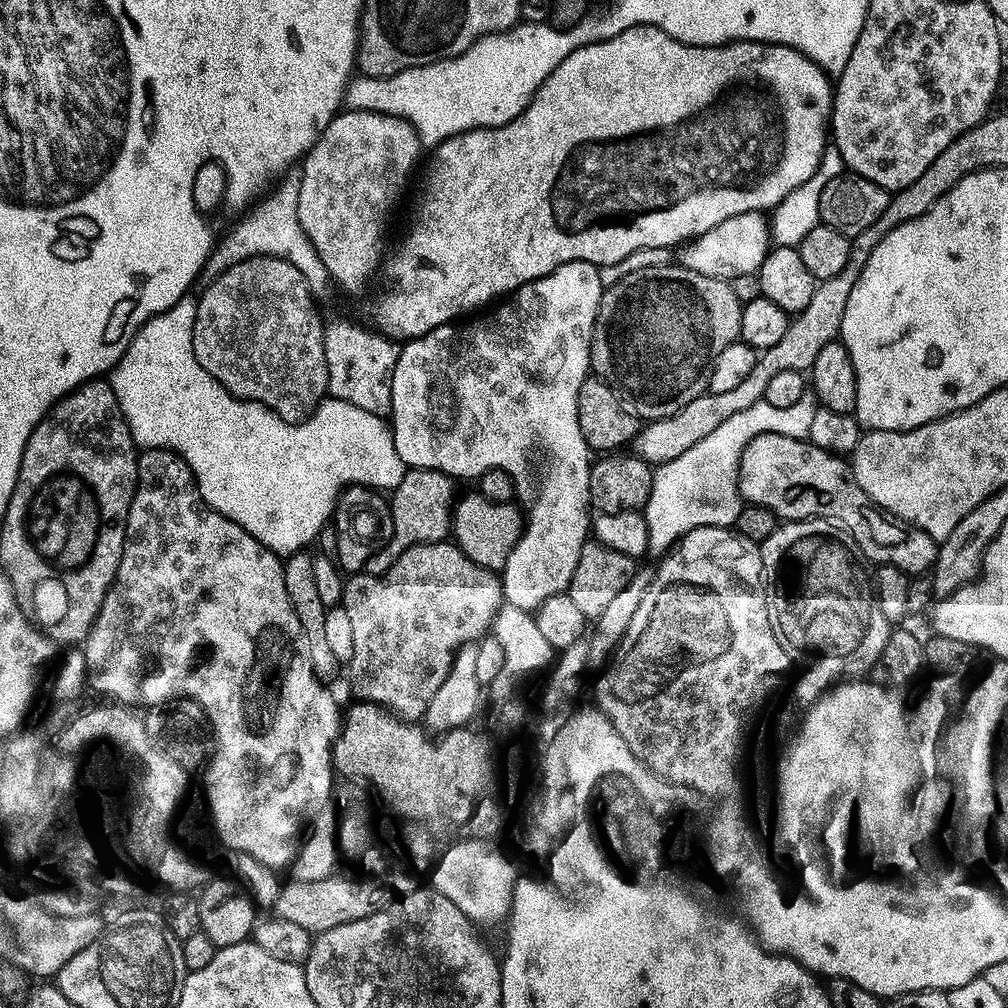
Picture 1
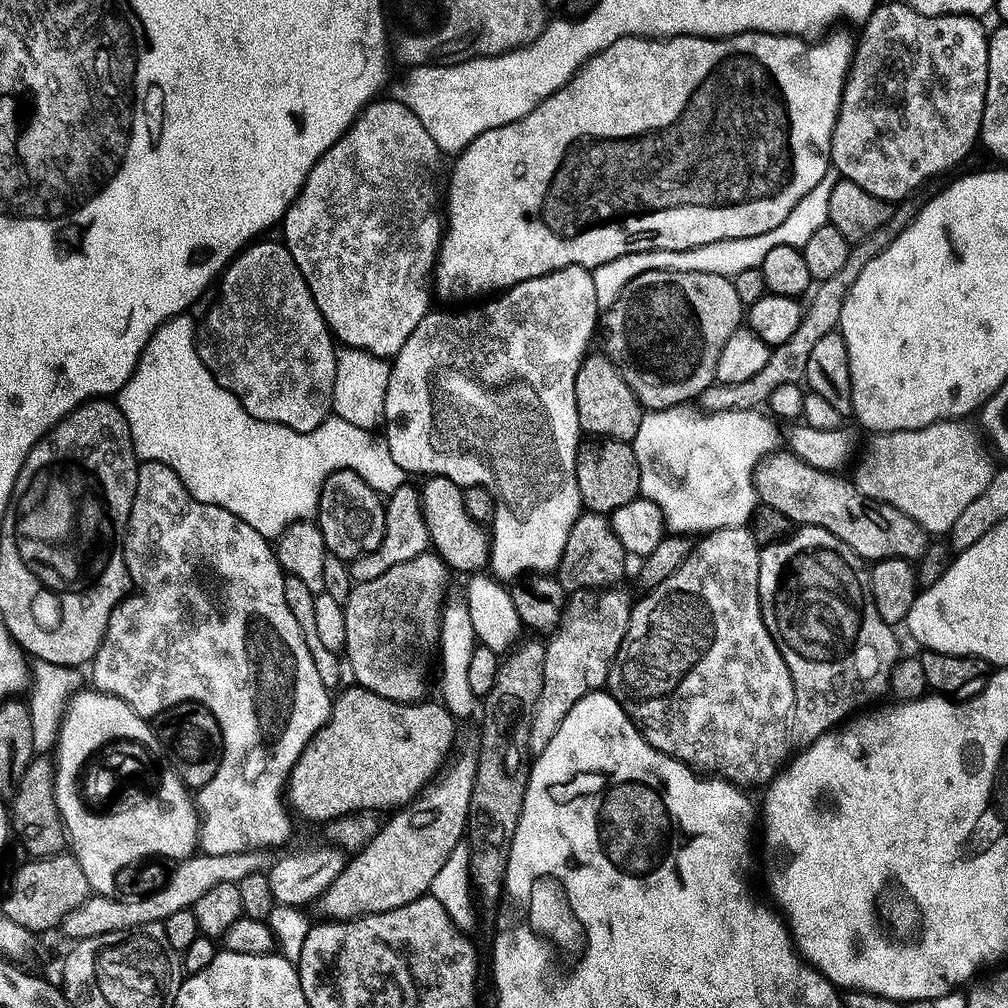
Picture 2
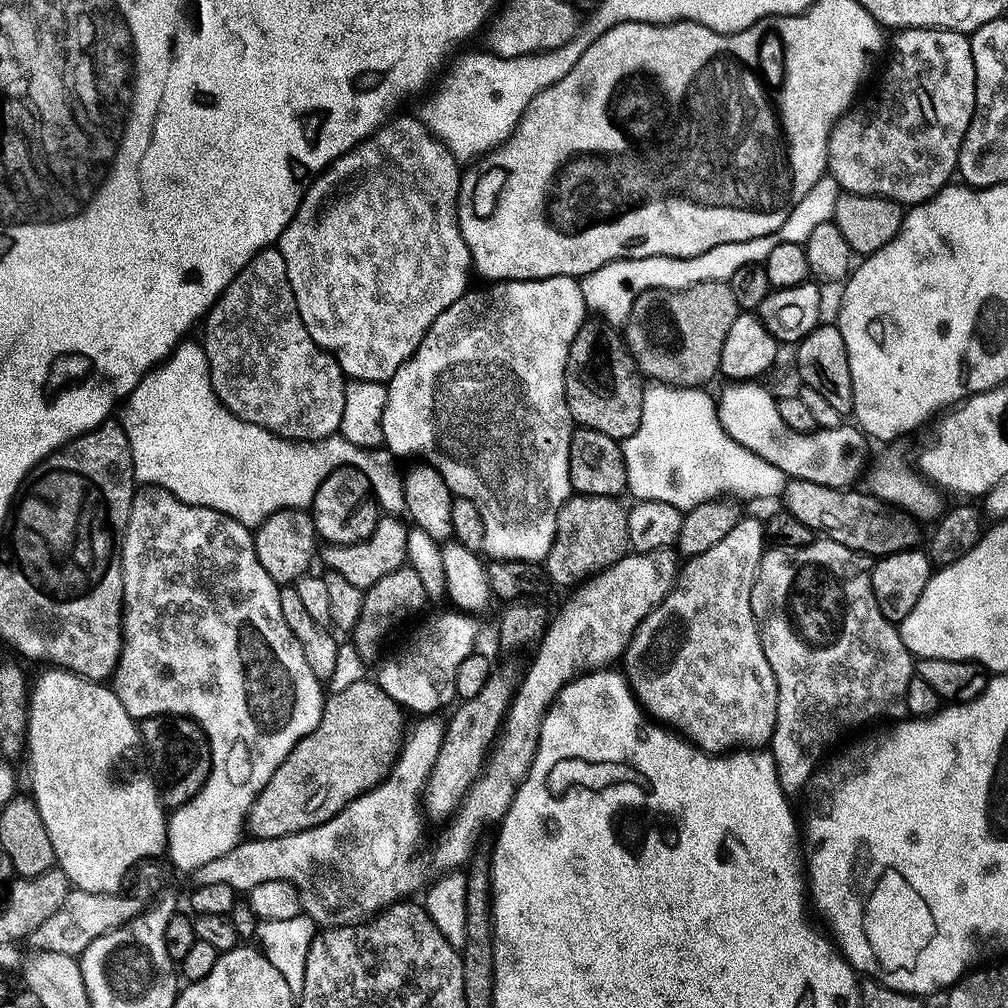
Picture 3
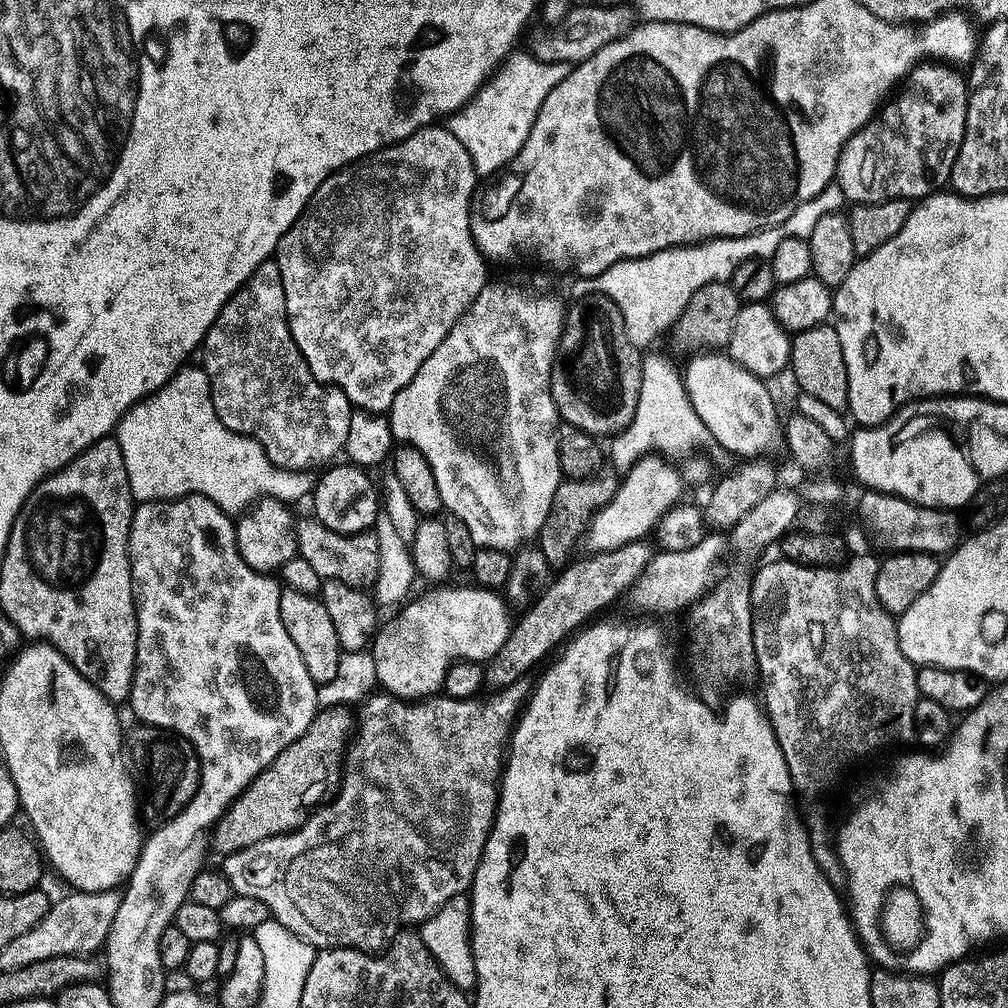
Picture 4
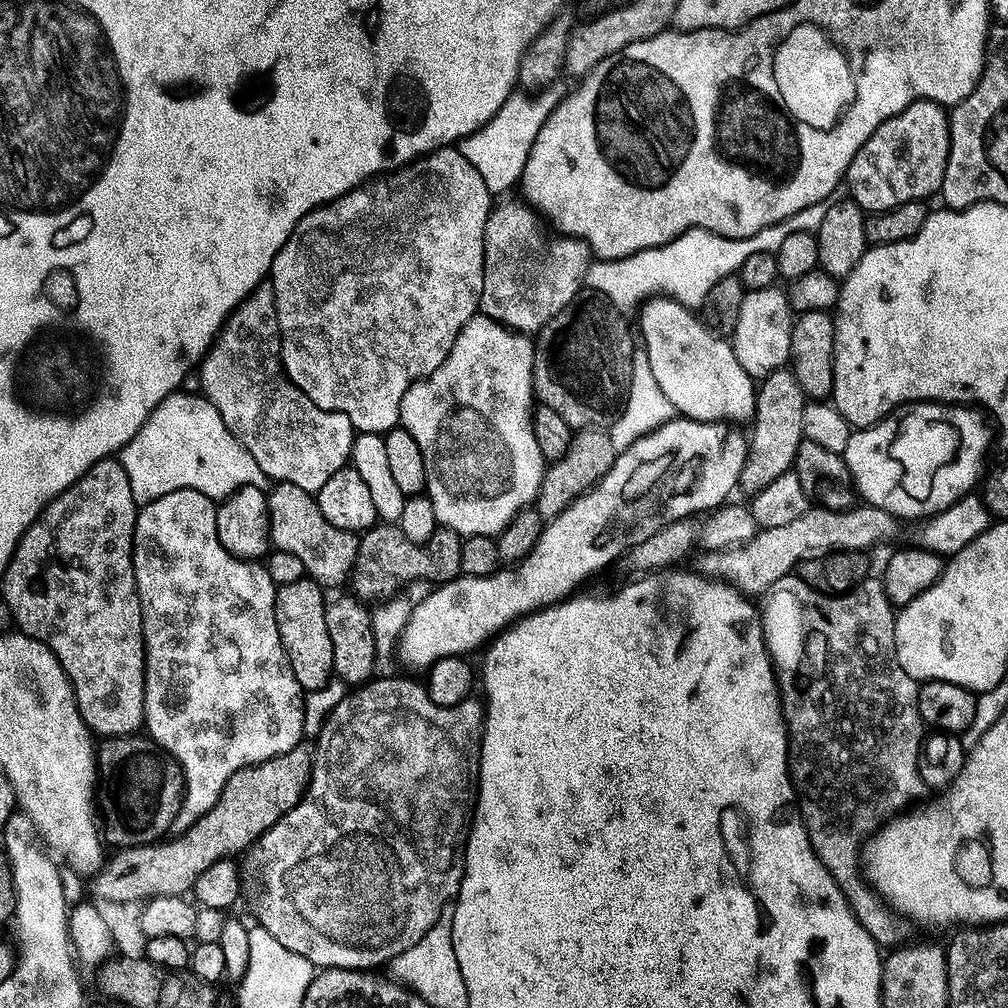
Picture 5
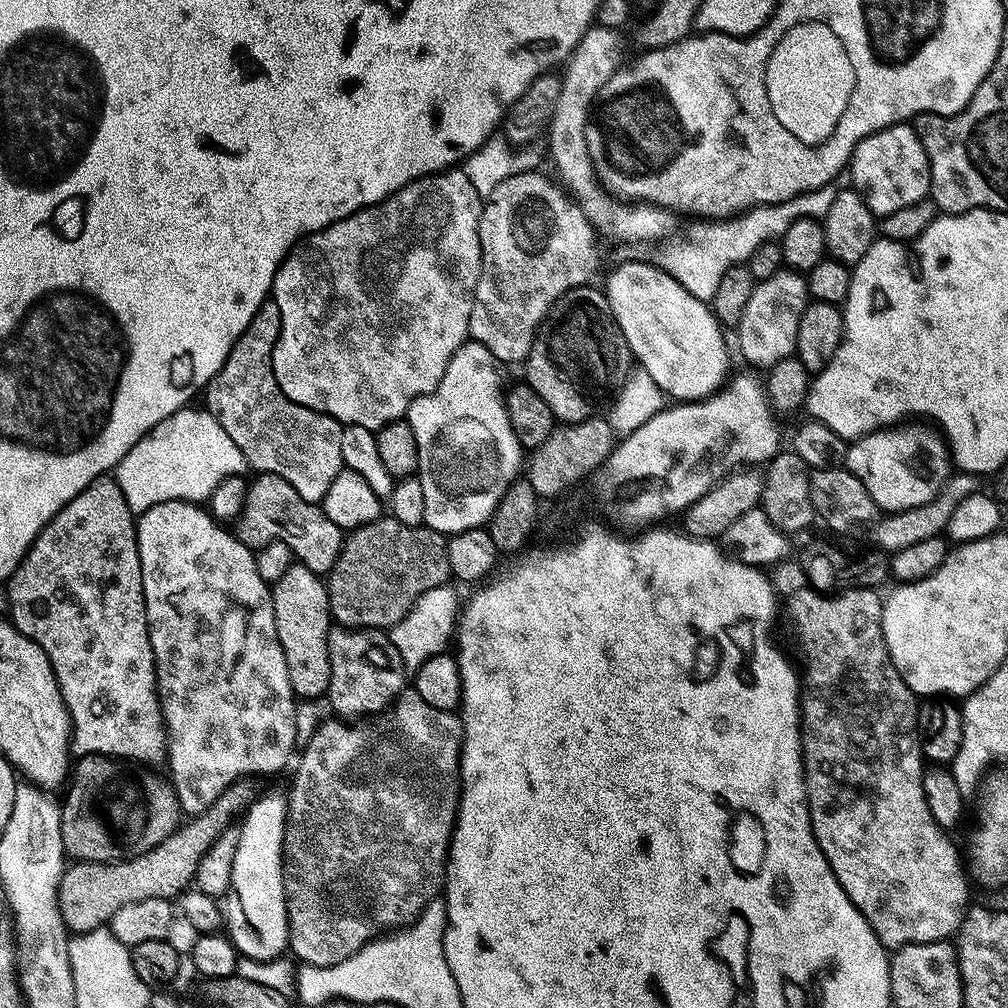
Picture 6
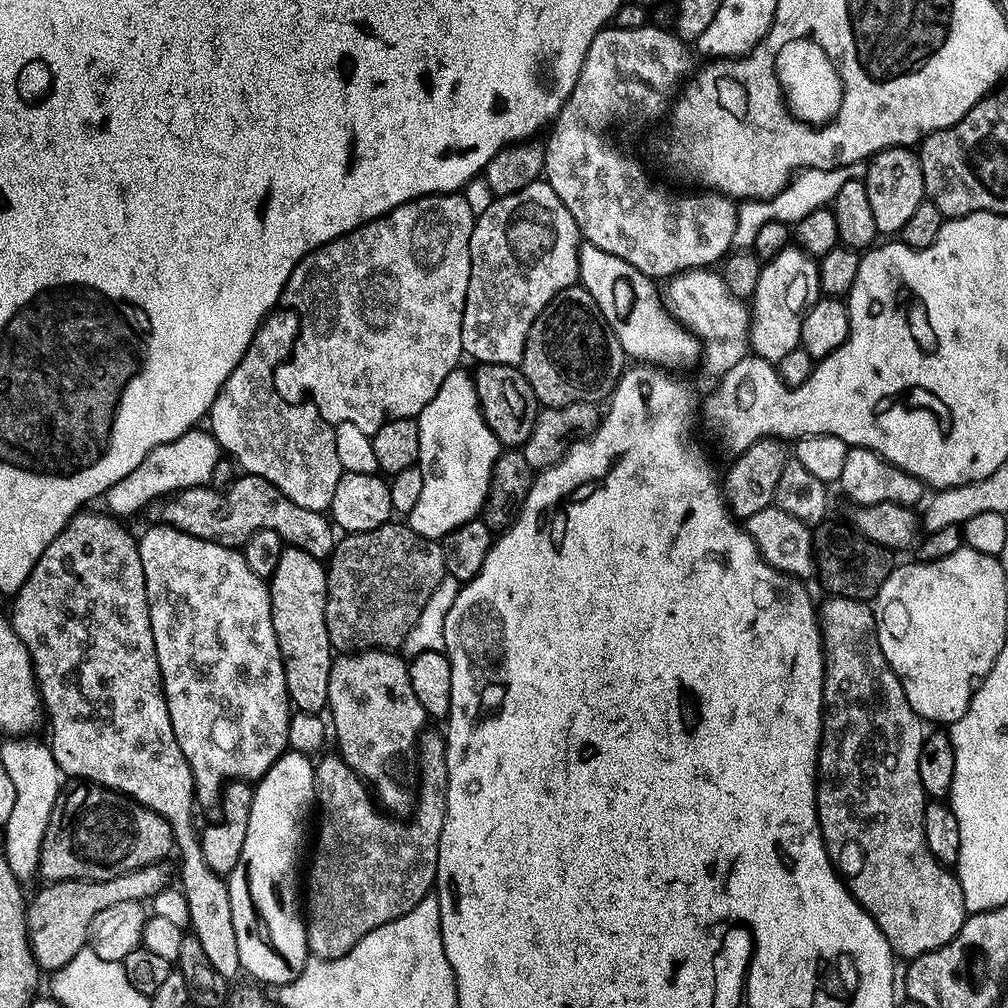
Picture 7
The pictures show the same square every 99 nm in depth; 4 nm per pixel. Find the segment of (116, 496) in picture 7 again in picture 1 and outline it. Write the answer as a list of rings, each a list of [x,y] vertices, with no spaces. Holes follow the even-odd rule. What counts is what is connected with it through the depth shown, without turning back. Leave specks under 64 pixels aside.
[[[185,294],[181,296],[178,303],[170,306],[170,310],[151,316],[136,332],[136,337],[130,342],[130,346],[124,351],[122,358],[110,373],[110,383],[114,394],[118,398],[118,406],[122,406],[124,421],[130,426],[132,440],[137,449],[167,448],[168,451],[176,453],[181,460],[188,464],[188,469],[192,471],[192,476],[196,479],[196,486],[200,490],[200,499],[205,500],[218,514],[230,518],[238,526],[242,526],[242,530],[246,530],[254,539],[262,542],[262,546],[266,546],[281,558],[287,558],[292,553],[309,547],[307,544],[323,530],[324,523],[327,520],[329,523],[330,517],[336,511],[336,500],[345,488],[353,484],[363,484],[366,488],[391,490],[400,485],[406,466],[402,462],[402,458],[398,458],[398,450],[394,446],[391,427],[386,426],[383,415],[372,415],[366,410],[359,409],[358,406],[351,405],[350,402],[325,398],[312,411],[312,415],[307,416],[301,423],[291,424],[285,420],[280,420],[275,422],[276,424],[260,424],[261,405],[233,396],[209,372],[202,370],[202,366],[194,354],[194,342],[192,341],[194,322],[196,321],[196,301],[197,297],[195,295]]]

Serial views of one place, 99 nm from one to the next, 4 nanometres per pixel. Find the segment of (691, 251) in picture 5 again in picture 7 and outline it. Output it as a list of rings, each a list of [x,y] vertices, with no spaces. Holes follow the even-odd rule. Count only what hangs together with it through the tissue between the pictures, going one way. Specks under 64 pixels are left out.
[[[804,170],[793,176],[789,184],[777,196],[766,200],[749,199],[741,203],[736,213],[733,245],[740,250],[751,249],[758,230],[762,229],[766,223],[777,220],[778,223],[795,226],[802,218],[806,218],[806,214],[810,214],[810,210],[818,210],[831,205],[838,190],[842,190],[842,182],[845,178],[845,173],[840,170]]]

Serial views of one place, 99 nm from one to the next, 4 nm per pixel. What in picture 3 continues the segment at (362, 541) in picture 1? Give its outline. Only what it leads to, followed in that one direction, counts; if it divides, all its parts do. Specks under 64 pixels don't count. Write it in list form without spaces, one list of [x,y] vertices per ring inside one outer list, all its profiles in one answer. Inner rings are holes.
[[[336,468],[318,486],[310,505],[316,535],[325,545],[357,544],[374,534],[382,512],[372,495],[368,479],[357,468]]]

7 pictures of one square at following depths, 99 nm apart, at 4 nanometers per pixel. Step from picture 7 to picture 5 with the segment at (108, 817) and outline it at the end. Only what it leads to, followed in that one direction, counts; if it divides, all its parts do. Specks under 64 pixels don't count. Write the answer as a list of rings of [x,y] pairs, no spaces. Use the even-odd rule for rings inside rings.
[[[147,734],[109,736],[101,739],[95,749],[99,779],[116,784],[121,792],[120,820],[128,836],[120,832],[118,825],[110,825],[108,832],[116,846],[155,844],[173,831],[172,823],[180,816],[184,801],[184,772],[180,769],[180,763],[162,747],[146,754],[152,739]]]

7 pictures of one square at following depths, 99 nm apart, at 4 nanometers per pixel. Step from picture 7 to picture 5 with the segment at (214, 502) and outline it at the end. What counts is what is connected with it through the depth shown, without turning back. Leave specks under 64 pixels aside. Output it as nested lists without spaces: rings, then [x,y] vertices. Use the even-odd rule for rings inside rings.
[[[277,483],[267,493],[267,497],[271,547],[275,551],[297,556],[302,561],[305,573],[325,589],[331,590],[343,580],[345,583],[352,574],[360,536],[326,522],[322,510],[316,505],[315,495],[302,490],[302,486]]]

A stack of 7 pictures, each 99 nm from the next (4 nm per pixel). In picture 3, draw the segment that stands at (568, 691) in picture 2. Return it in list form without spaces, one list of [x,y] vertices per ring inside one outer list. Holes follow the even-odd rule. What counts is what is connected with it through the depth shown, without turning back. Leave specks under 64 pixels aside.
[[[672,548],[632,552],[581,583],[561,606],[556,618],[547,623],[534,648],[536,657],[528,669],[523,669],[516,685],[516,694],[504,717],[498,742],[488,753],[482,774],[470,786],[456,815],[443,825],[444,833],[436,840],[432,864],[437,873],[463,869],[477,851],[476,843],[484,828],[503,821],[534,762],[540,727],[557,694],[584,673],[607,669],[623,657],[638,626],[664,601],[664,596],[676,583],[676,560],[678,556]]]

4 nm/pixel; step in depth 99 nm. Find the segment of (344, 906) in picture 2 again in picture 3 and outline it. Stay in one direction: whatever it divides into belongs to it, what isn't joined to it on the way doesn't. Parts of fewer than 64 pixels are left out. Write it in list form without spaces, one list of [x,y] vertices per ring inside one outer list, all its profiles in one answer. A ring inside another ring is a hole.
[[[512,664],[493,667],[482,690],[469,700],[461,699],[451,709],[452,717],[447,717],[444,741],[422,793],[422,808],[429,821],[444,822],[455,816],[470,786],[482,774],[484,761],[492,745],[497,743],[520,677],[519,669]]]

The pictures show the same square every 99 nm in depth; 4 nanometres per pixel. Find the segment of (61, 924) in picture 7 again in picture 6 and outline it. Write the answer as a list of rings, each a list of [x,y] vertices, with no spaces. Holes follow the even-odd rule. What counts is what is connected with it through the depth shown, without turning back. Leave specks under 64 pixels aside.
[[[248,778],[236,780],[205,812],[181,823],[166,842],[154,846],[154,850],[146,854],[134,856],[131,860],[113,860],[110,864],[69,863],[60,880],[60,889],[56,891],[60,913],[69,933],[79,934],[105,927],[118,910],[131,903],[145,902],[150,898],[171,901],[179,897],[195,881],[202,854],[214,846],[225,830],[233,827],[235,820],[232,819],[247,812],[249,804],[257,799],[258,791],[252,783]]]

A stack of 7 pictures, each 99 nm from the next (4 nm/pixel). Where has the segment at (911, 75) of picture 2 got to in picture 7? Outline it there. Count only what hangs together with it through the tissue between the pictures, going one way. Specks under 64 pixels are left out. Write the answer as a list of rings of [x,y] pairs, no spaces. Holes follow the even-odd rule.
[[[884,148],[867,161],[866,167],[868,173],[863,173],[862,179],[870,197],[870,210],[874,214],[877,233],[898,234],[926,198],[920,157],[912,148]]]

